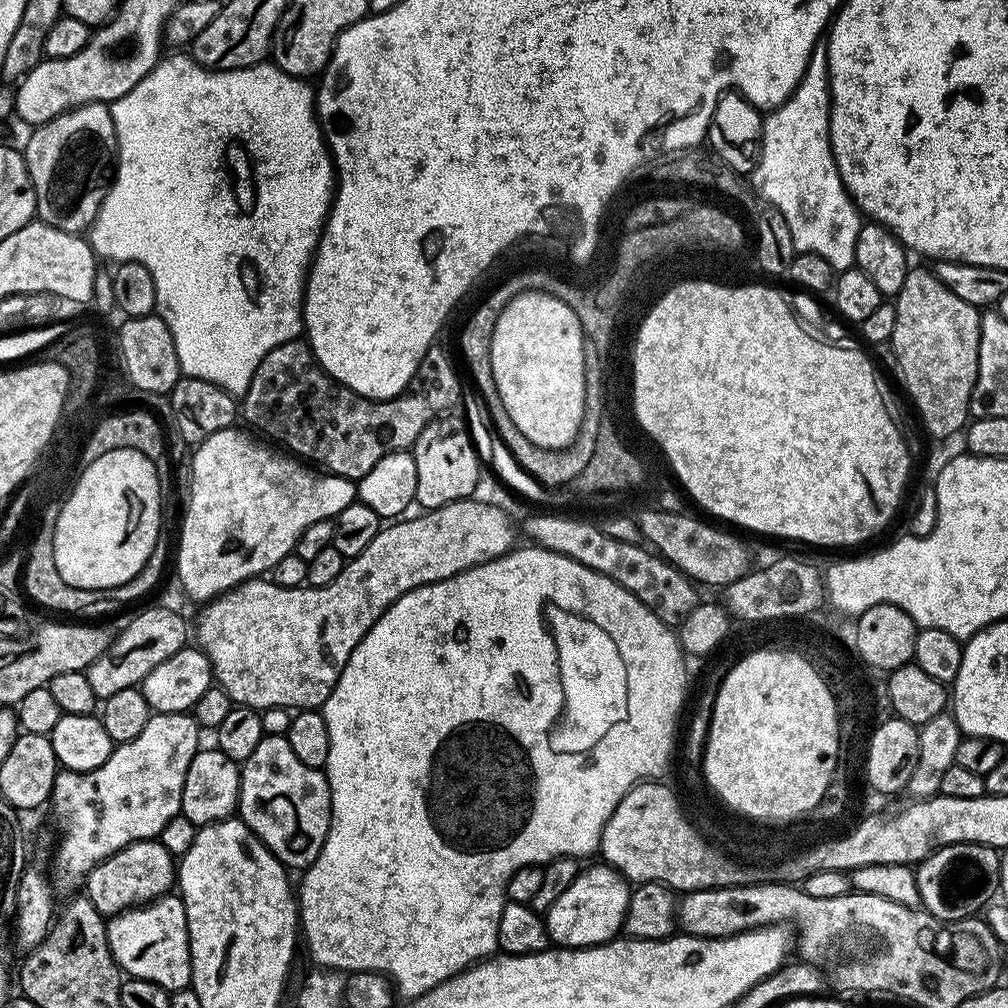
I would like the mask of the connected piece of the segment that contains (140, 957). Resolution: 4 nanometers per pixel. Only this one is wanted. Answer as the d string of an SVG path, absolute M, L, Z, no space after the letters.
M179 895L161 896L151 904L142 904L138 908L128 908L107 921L108 941L112 957L120 965L121 973L137 980L149 980L169 990L187 988L192 983L192 955L188 945L188 923L186 906Z

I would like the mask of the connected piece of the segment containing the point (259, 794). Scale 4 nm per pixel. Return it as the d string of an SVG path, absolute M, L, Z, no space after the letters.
M264 735L240 768L239 819L289 869L303 870L316 861L332 817L328 777L321 769L298 762L287 735Z

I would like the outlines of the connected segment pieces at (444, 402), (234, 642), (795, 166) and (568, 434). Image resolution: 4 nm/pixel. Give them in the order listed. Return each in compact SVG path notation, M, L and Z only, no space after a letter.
M297 338L287 340L282 346L270 350L266 358L262 358L242 397L242 416L243 419L244 416L248 419L249 429L257 428L252 430L265 432L266 435L281 440L289 453L327 470L331 475L345 476L347 480L358 482L370 470L374 470L374 462L378 462L386 454L411 449L430 421L451 413L455 409L452 407L459 400L460 380L456 377L456 368L439 346L429 348L404 393L389 400L371 400L329 376L316 363L316 357L307 343Z
M473 498L466 500L455 500L441 508L433 508L424 510L419 513L421 516L409 515L407 518L397 519L389 526L381 527L380 533L374 538L374 542L370 542L370 546L366 546L366 550L362 550L362 554L351 557L345 563L342 574L338 574L338 578L334 578L334 582L330 582L330 586L322 586L321 588L313 588L311 586L301 586L299 588L283 588L277 584L273 584L271 579L257 578L248 580L244 584L239 584L237 588L229 592L224 592L214 600L207 601L203 605L204 608L200 612L200 621L194 624L194 636L198 641L199 647L208 655L208 661L212 663L212 675L215 683L226 690L226 694L230 694L233 705L243 706L245 708L254 708L263 710L266 708L286 708L289 710L316 710L326 702L326 698L334 690L334 686L338 682L338 678L342 674L342 670L346 666L346 662L350 658L350 654L358 646L358 642L362 642L362 638L370 630L370 626L374 626L374 622L378 622L381 614L387 610L390 605L398 598L402 598L402 594L406 594L410 590L414 590L418 586L426 586L433 584L439 580L450 578L459 572L465 572L467 568L473 568L479 564L485 564L488 560L493 560L499 556L504 556L507 552L511 552L516 540L516 528L512 525L511 515L507 511L499 509L498 506L490 506L476 501Z
M817 46L812 51L810 62L798 82L798 86L777 108L771 109L764 116L764 133L762 134L762 150L756 169L750 173L750 184L760 191L765 205L778 209L782 218L786 218L786 226L790 226L790 238L797 252L818 254L830 262L833 270L851 268L856 263L856 243L858 230L862 223L862 213L848 195L842 178L838 174L838 166L834 162L834 154L830 146L830 86L828 85L828 50Z
M529 290L519 292L502 310L498 322L494 326L494 338L490 358L492 373L498 394L502 398L502 406L506 406L506 414L534 442L534 446L567 450L578 439L580 426L584 423L584 346L586 337L579 322L579 314L575 309L566 306L549 292Z

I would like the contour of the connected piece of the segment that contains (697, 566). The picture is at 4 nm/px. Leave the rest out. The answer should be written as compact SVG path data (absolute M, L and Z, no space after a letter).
M651 506L638 516L639 535L675 568L683 570L697 585L727 586L742 578L750 568L750 552L748 548L744 549L743 542L712 524L703 524L686 515L661 511L660 508Z

